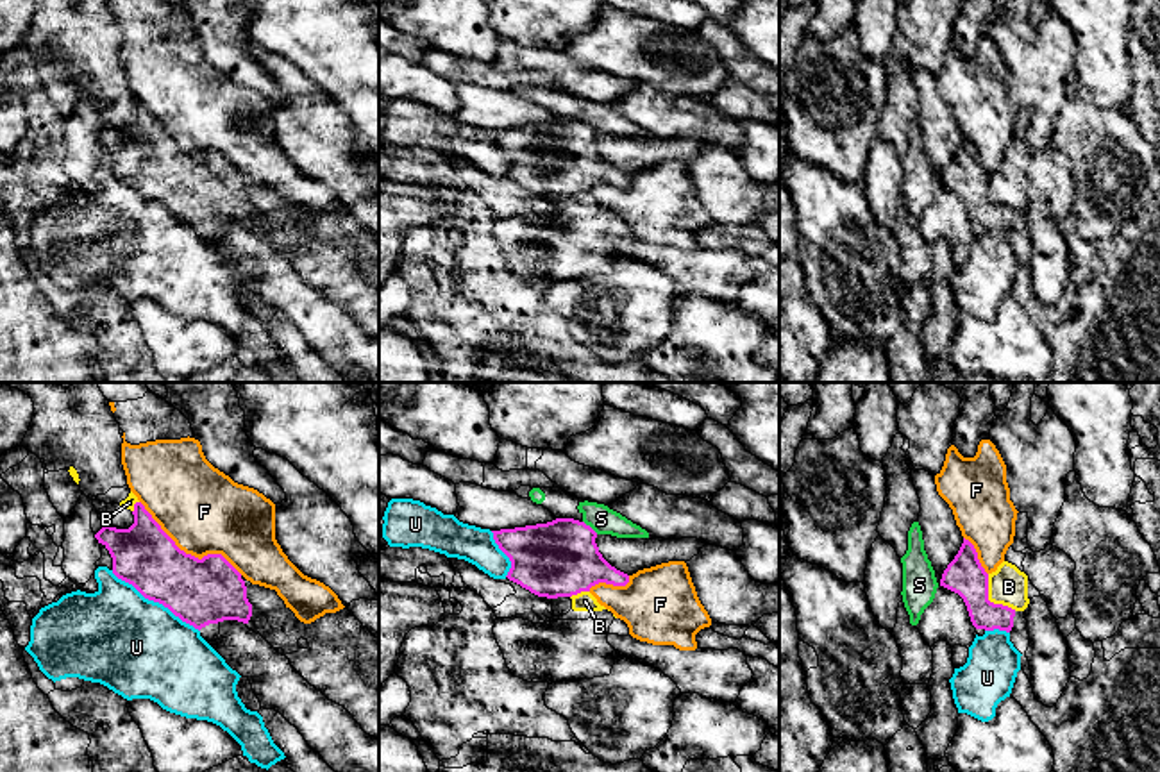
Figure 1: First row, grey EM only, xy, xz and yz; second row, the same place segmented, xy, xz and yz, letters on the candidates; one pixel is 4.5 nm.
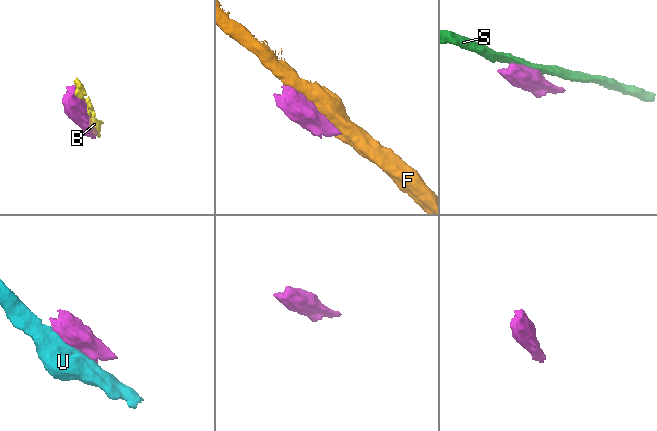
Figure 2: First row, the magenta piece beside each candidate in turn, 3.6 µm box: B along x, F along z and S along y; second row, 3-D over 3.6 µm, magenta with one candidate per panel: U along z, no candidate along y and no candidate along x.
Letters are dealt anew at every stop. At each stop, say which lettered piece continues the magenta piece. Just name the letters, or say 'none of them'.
none of them

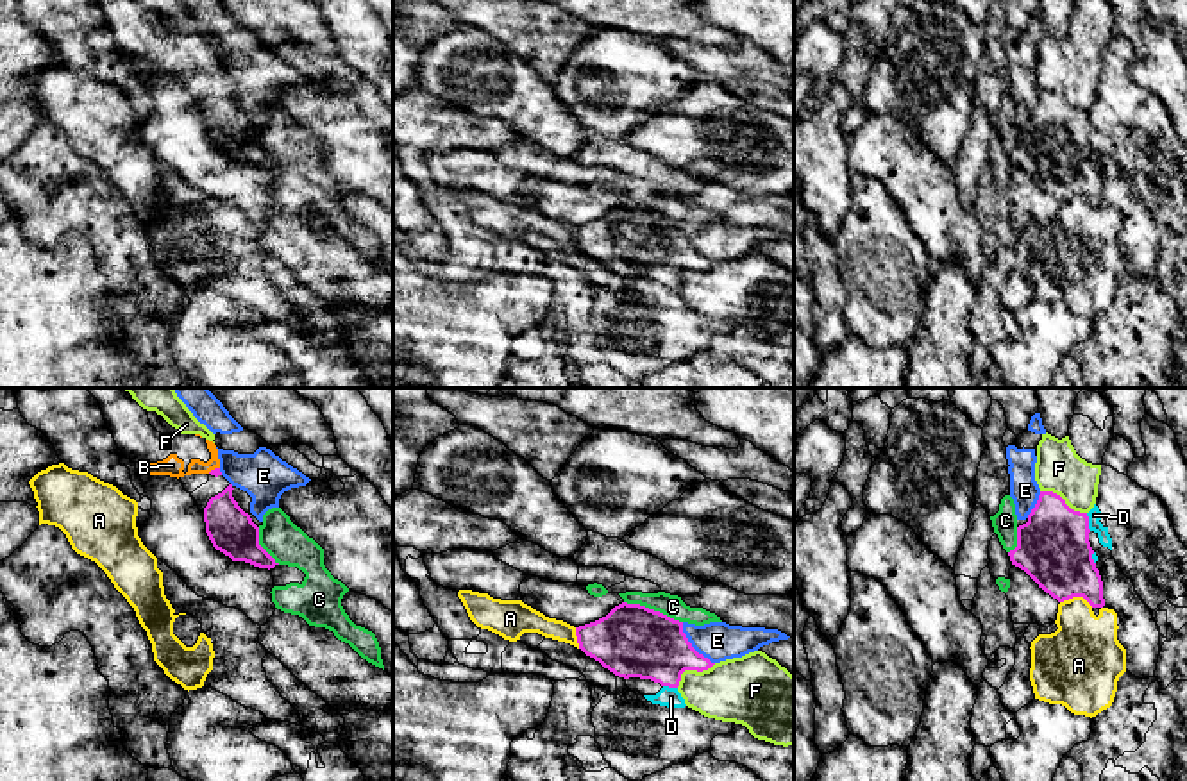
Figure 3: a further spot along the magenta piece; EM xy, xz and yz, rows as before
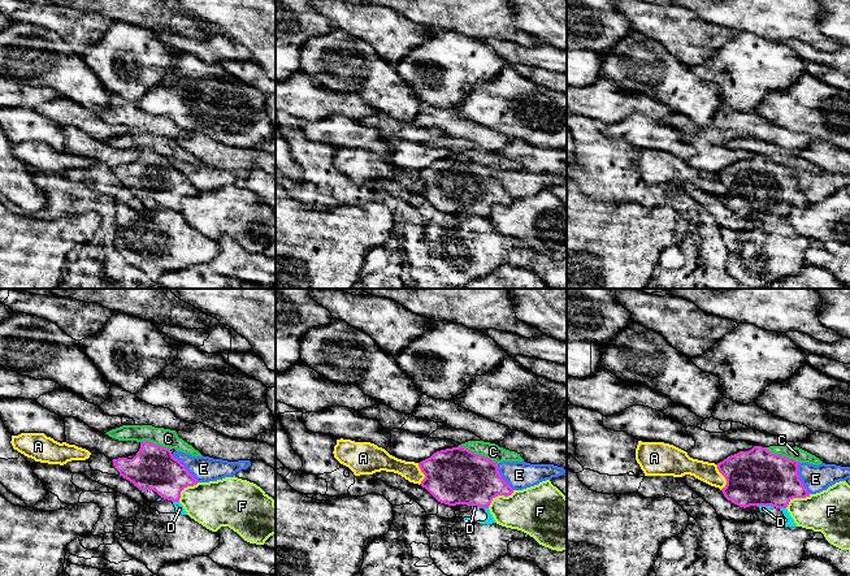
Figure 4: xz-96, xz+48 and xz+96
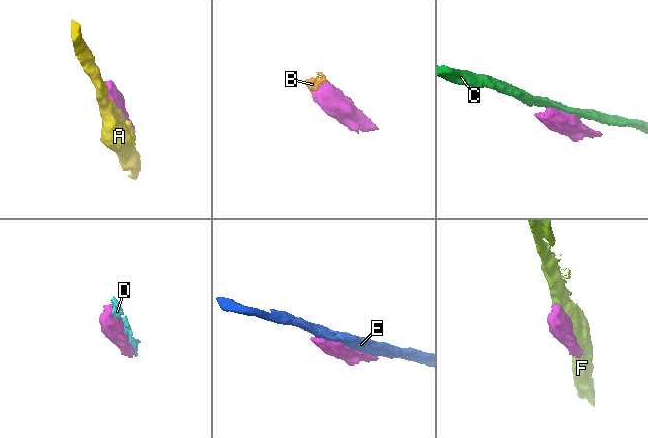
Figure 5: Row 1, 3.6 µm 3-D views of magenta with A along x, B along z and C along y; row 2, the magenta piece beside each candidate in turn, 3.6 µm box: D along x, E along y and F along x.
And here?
B

